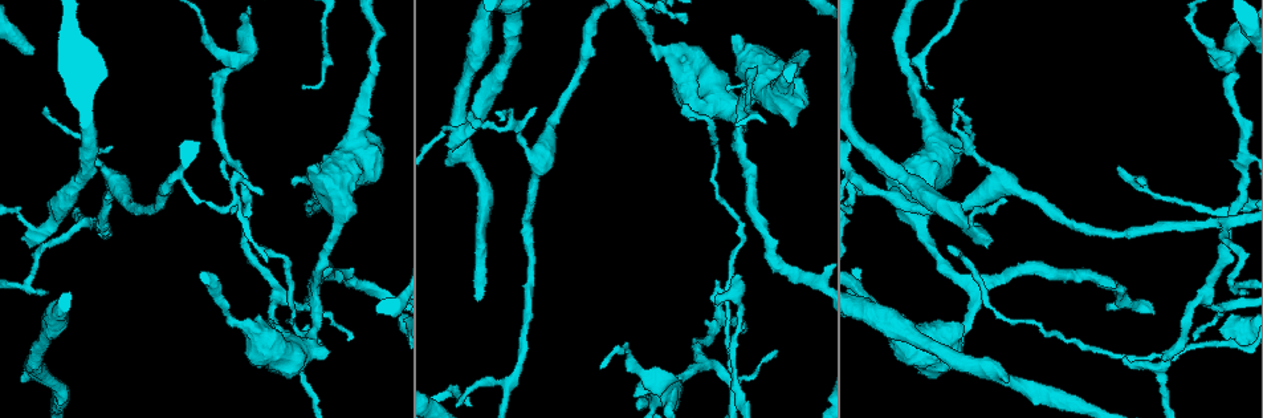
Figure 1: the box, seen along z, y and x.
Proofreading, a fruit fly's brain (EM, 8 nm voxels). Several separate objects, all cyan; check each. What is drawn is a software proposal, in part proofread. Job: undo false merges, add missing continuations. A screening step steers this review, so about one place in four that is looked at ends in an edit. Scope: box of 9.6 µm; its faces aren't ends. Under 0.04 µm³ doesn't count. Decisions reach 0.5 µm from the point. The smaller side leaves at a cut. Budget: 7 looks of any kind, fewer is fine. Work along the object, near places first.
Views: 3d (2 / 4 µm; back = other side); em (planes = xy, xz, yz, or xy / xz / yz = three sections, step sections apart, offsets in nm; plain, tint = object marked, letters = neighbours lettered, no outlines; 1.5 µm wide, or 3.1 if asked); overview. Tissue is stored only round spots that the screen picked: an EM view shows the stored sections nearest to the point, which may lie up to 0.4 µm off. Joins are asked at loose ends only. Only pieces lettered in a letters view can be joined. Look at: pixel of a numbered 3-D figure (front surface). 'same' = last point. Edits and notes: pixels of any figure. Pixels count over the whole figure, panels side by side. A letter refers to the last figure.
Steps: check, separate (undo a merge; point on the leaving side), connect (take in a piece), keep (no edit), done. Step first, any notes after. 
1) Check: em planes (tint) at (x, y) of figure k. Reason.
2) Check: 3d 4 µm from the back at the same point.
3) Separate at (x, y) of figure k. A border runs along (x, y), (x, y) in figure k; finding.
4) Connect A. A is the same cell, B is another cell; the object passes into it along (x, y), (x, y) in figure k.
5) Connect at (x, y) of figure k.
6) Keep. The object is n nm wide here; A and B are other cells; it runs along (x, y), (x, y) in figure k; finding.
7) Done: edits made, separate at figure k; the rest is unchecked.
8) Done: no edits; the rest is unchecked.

Check: em planes (letters) at (988, 239) of figure 1. Free end.

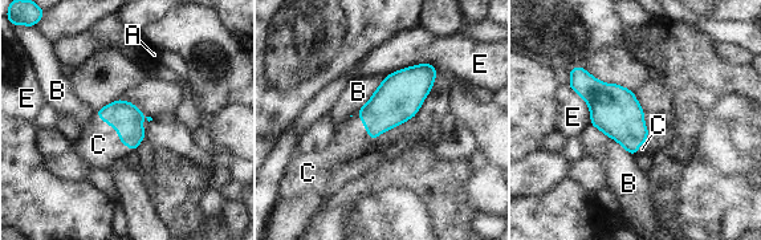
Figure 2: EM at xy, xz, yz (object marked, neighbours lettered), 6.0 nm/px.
Connect C. C is the same cell, A, B and E are other cells; the object passes into it along (126, 118), (117, 130), (98, 145) in figure 2; the cell continues.

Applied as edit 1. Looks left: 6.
Check: 3d 2 µm at (1231, 282) of figure 1. Abrupt turn.

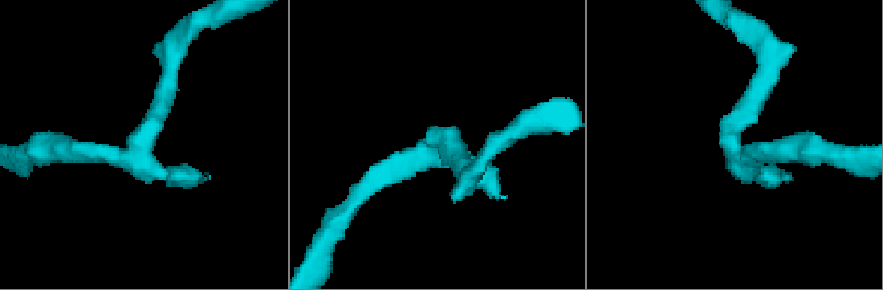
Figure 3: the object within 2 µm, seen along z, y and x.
Check: em xy step 8 (tint) at (440, 135) of figure 3. Shape alone is not enough.

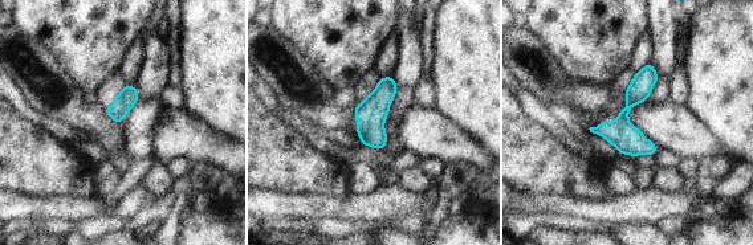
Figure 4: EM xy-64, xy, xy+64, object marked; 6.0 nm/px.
Check: em planes (letters) at the same point.

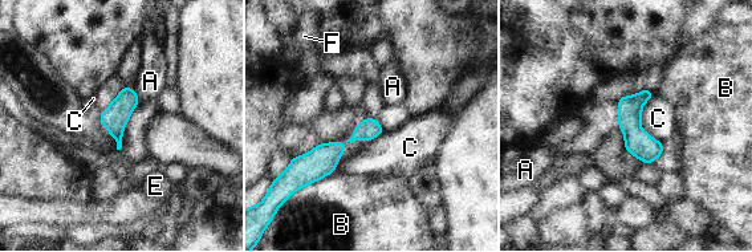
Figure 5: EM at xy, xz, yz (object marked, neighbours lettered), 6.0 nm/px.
Keep. The longest contact is with C, 420 nm; A, B, C, E and F are other cells; one cell here.

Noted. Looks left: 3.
Check: 3d 2 µm at (236, 61) of figure 1. Three arms meet.

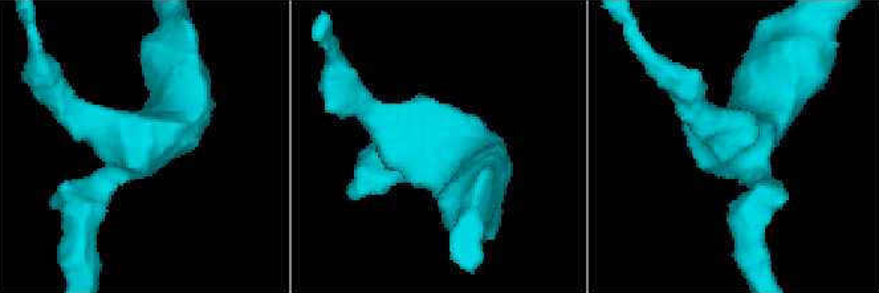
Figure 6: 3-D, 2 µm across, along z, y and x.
Check: em xz step 4 (tint) at (435, 152) of figure 6.

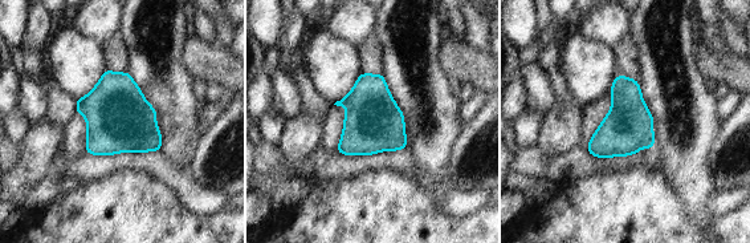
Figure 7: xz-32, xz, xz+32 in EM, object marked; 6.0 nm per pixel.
Check: em planes (letters) at the same point.

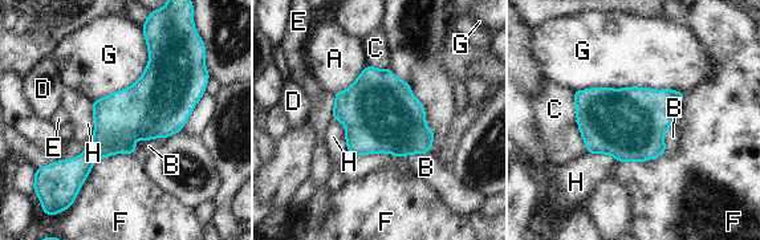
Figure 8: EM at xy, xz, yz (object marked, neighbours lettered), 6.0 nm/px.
Keep. The object is 440 nm wide here; A, B, C, D, E, F, G and H are other cells; a border runs along (427, 153), (368, 155) in figure 8; all the same cell.

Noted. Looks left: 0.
Done: edits made, connect at figure 2; the rest is unchecked.

